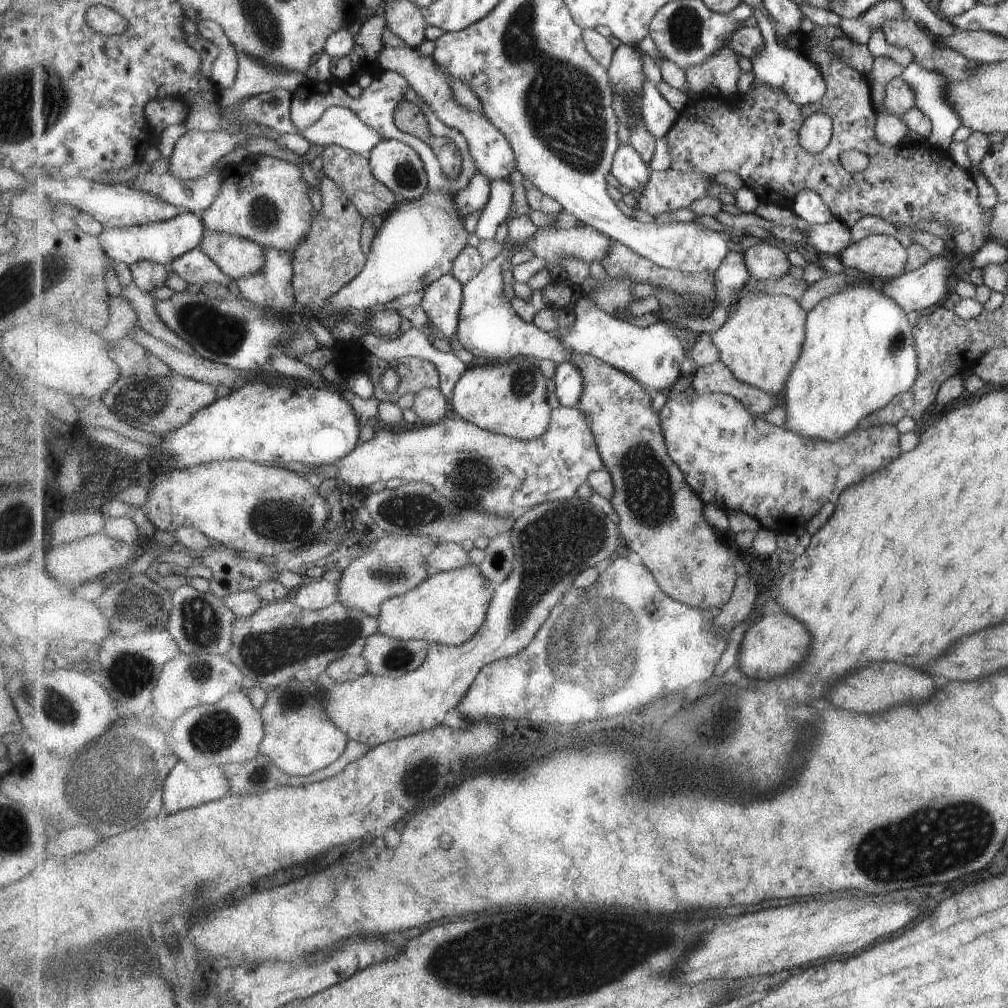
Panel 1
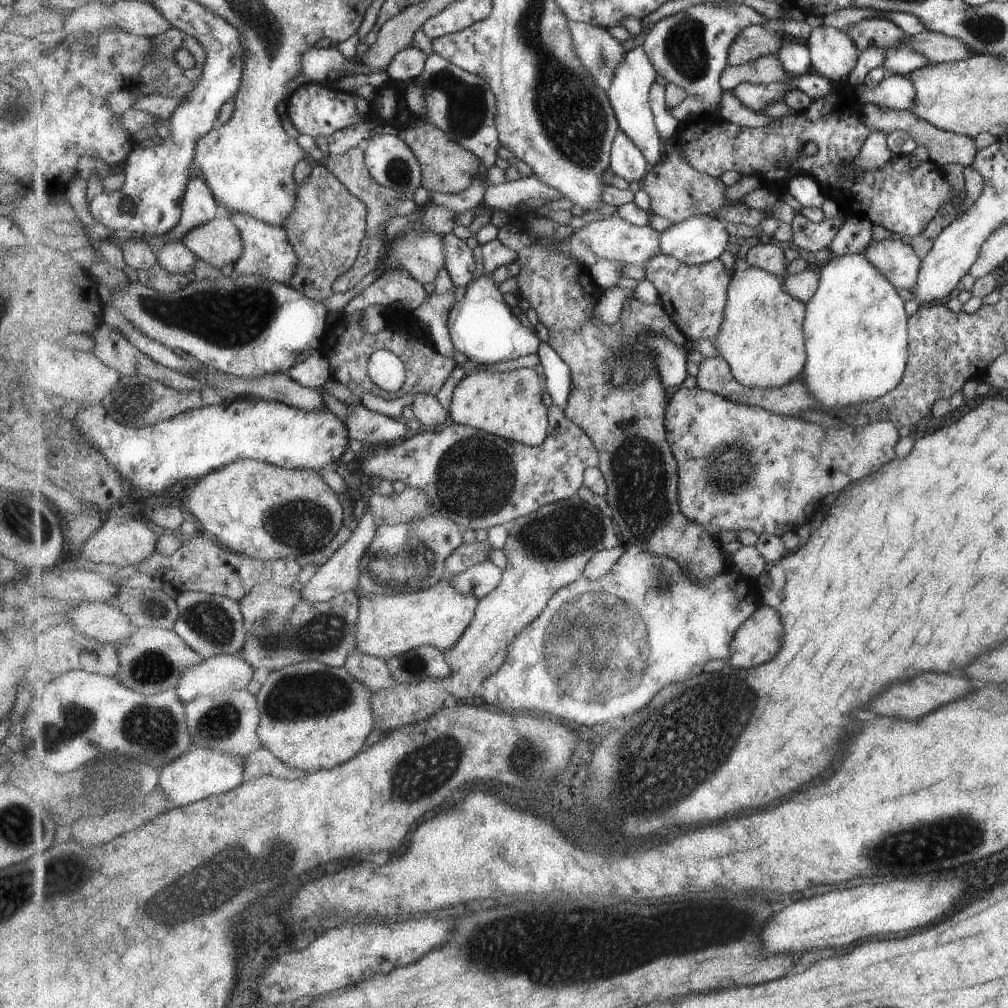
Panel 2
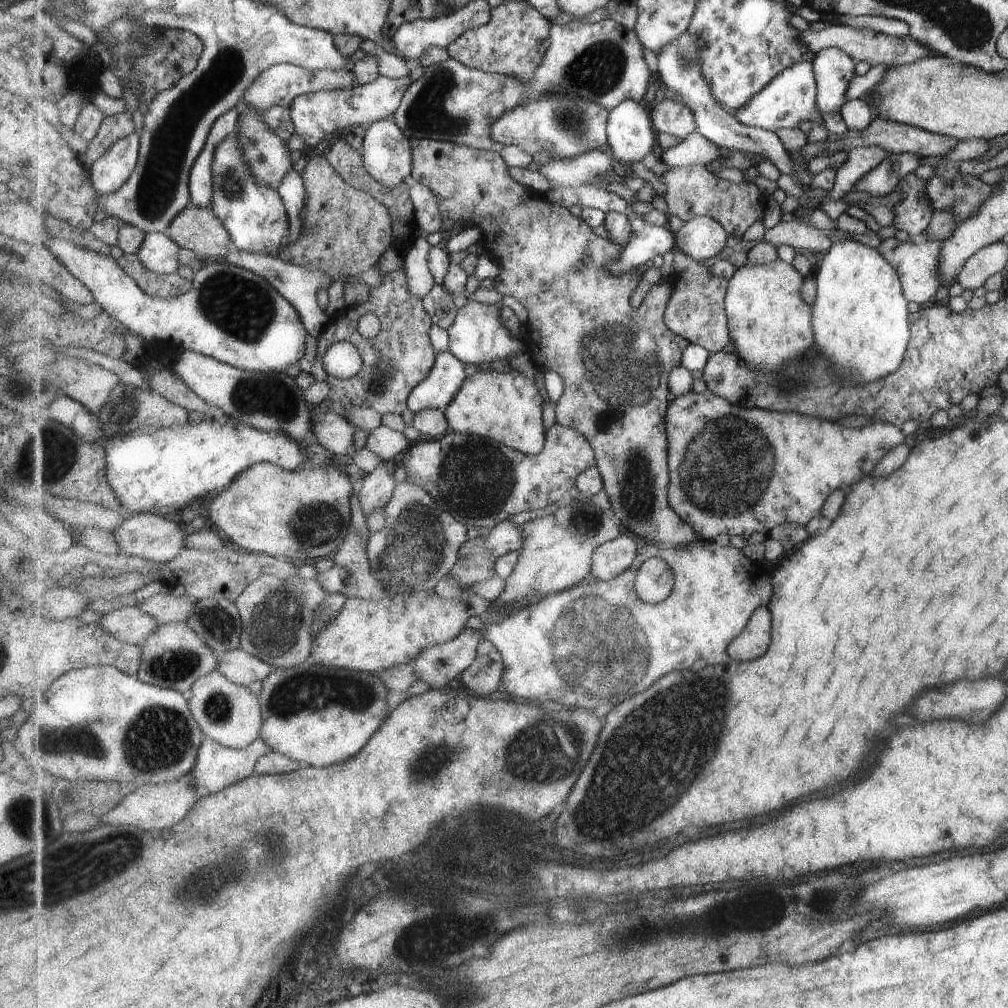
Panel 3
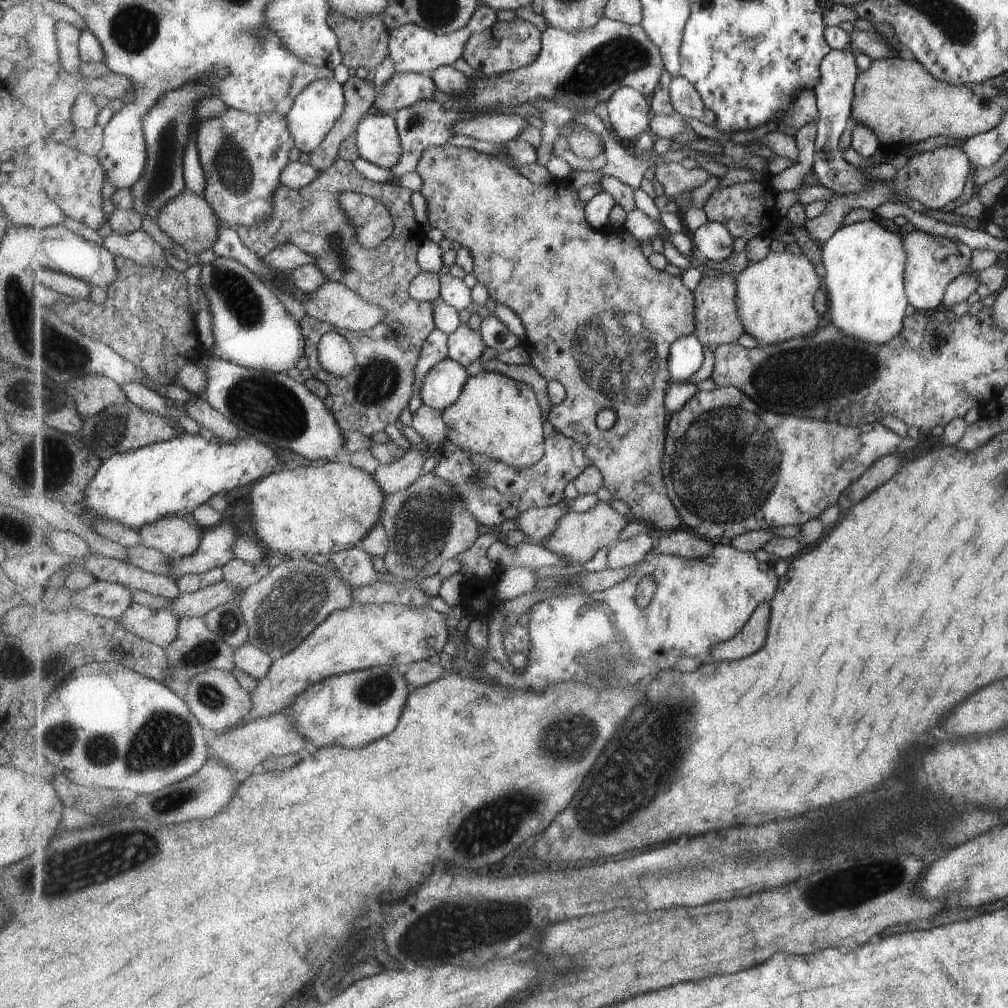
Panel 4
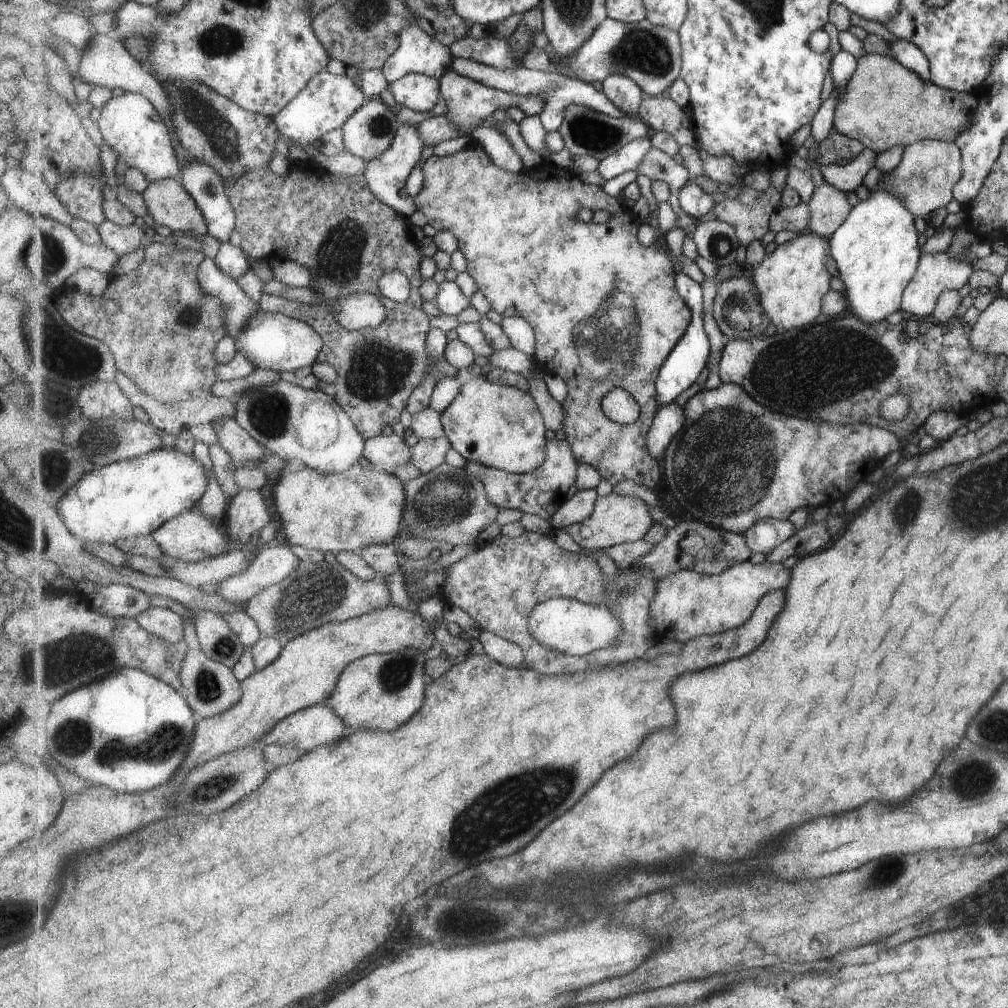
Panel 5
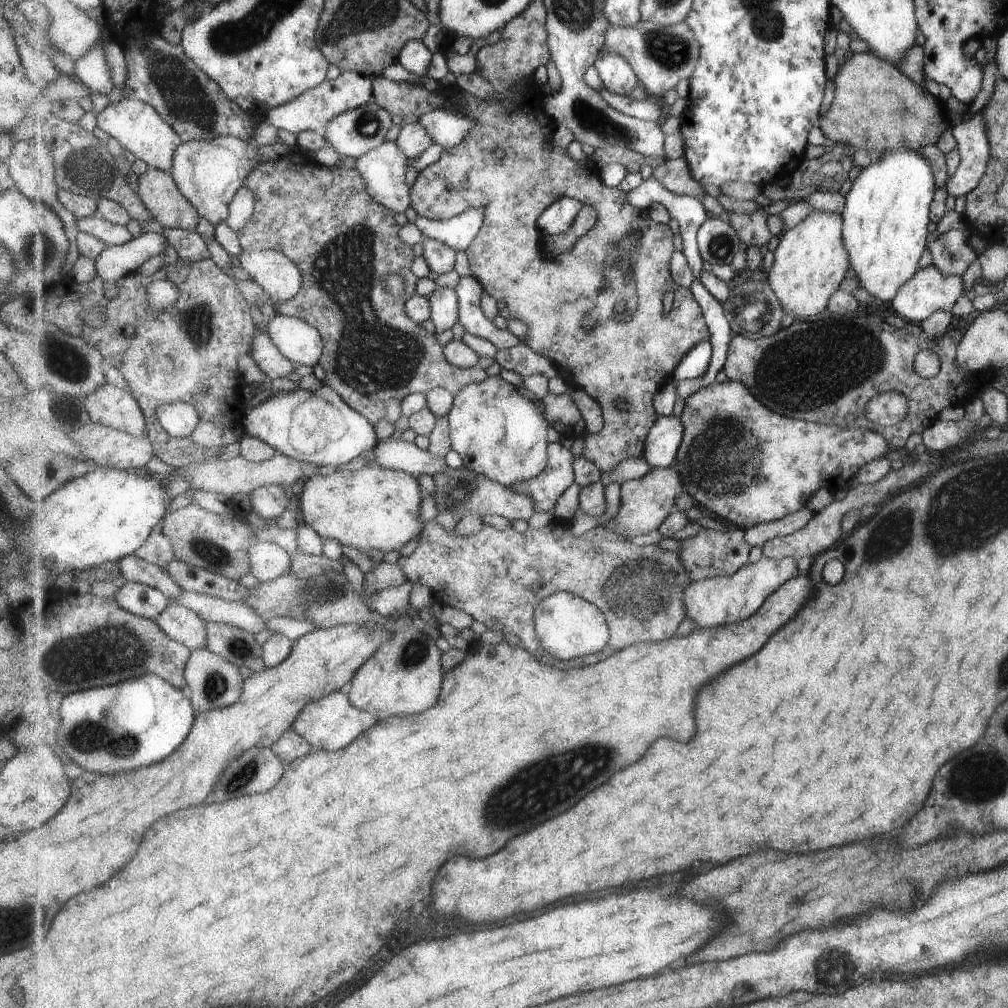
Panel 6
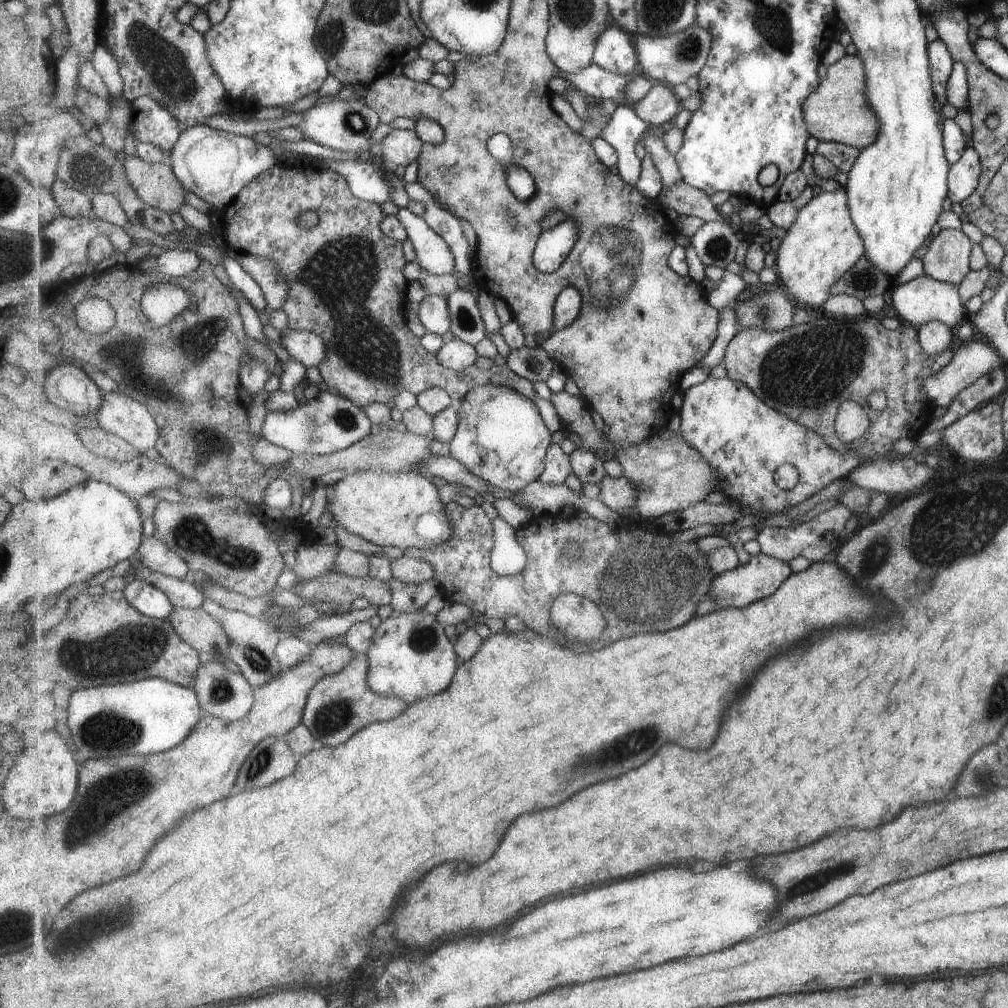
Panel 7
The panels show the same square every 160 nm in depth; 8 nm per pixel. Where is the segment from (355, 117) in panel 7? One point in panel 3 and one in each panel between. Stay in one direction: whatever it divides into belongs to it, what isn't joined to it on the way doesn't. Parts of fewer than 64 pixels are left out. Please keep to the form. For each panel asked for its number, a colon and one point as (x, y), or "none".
3: (387, 150)
4: (379, 141)
5: (370, 131)
6: (354, 133)

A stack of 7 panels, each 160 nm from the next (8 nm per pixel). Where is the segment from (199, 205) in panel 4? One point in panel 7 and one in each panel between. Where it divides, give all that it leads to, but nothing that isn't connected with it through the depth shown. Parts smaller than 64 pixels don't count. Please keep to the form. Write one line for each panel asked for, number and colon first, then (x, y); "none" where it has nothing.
5: (171, 205)
6: (158, 189)
7: (157, 184)

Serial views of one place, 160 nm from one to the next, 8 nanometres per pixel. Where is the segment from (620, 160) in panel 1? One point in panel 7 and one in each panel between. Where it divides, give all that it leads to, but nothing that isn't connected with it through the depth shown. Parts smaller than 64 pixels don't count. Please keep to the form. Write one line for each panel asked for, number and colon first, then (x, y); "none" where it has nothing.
2: (628, 162)
3: (632, 136)
4: (630, 113)
5: (622, 90)
6: (618, 75)
7: (616, 51)

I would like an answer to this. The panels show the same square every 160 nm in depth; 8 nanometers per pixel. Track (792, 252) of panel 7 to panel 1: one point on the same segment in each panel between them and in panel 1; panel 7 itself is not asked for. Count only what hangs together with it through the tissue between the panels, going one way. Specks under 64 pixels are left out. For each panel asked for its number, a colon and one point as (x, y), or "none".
1: (761, 341)
2: (763, 338)
3: (771, 324)
4: (775, 298)
5: (793, 280)
6: (810, 260)

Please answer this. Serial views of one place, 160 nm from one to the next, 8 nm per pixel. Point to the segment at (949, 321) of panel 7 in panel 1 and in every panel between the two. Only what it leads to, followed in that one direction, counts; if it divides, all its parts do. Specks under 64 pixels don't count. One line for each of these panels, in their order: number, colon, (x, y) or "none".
1: (878, 255)
2: (899, 262)
3: (915, 261)
4: (932, 262)
5: (936, 272)
6: (928, 290)

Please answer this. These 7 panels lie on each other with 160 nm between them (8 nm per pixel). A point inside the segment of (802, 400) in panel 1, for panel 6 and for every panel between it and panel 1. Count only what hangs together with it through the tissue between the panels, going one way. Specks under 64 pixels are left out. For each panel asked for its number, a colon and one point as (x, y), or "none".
2: (857, 344)
3: (860, 320)
4: (864, 262)
5: (875, 247)
6: (884, 221)

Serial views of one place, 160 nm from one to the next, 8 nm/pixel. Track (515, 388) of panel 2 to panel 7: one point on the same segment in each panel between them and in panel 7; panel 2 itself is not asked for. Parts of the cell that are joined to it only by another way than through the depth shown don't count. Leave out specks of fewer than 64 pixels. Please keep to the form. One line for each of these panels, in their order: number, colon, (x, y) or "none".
3: (507, 407)
4: (495, 414)
5: (500, 426)
6: (498, 432)
7: (502, 438)

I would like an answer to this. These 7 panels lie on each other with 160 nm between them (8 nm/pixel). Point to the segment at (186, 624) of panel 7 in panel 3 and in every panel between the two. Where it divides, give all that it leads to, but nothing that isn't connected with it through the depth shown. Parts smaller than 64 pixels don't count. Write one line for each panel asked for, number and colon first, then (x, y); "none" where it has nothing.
3: (129, 624)
4: (160, 626)
5: (161, 621)
6: (182, 624)

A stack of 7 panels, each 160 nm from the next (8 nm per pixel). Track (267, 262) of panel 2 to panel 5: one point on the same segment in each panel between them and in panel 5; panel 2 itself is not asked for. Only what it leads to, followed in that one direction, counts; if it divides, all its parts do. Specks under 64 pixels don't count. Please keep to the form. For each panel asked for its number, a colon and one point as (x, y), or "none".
3: (255, 216)
4: (243, 155)
5: (213, 129)

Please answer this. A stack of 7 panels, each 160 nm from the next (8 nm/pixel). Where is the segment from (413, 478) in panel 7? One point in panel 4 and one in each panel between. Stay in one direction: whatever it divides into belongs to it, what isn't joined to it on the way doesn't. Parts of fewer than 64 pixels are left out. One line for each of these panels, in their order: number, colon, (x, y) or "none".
4: (322, 509)
5: (332, 512)
6: (377, 507)

